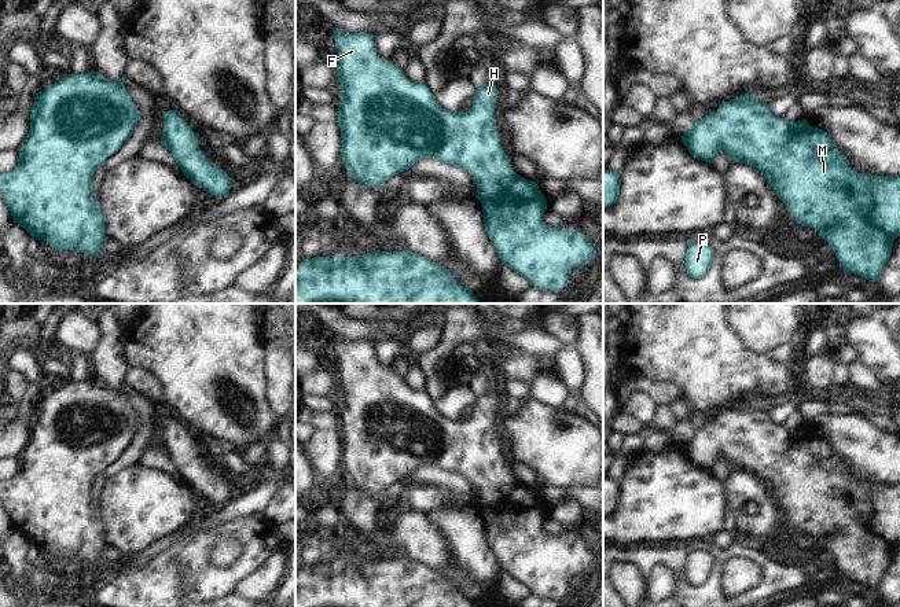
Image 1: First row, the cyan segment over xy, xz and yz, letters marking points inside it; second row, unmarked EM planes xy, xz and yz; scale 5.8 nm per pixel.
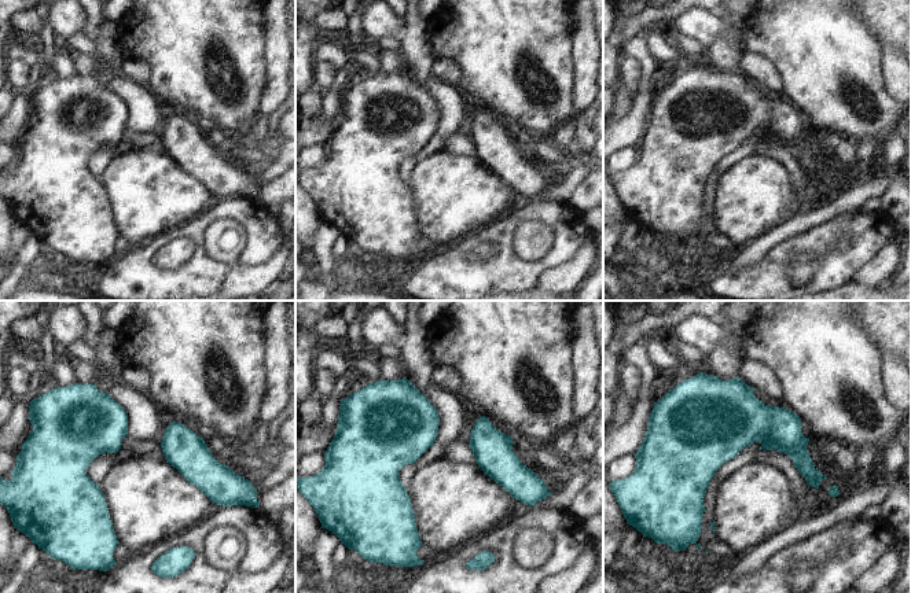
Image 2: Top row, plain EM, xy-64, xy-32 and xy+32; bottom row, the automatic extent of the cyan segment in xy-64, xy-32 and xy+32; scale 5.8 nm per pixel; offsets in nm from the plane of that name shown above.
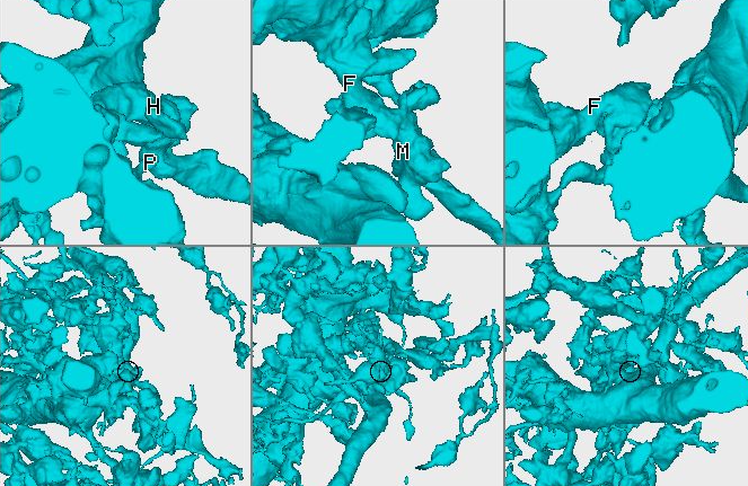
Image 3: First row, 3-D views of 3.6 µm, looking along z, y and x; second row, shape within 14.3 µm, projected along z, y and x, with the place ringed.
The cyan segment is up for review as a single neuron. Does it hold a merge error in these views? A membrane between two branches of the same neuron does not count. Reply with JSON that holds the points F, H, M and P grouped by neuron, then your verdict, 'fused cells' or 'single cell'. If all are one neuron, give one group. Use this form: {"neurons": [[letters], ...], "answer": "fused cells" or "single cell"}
{"neurons": [["F", "H", "M", "P"]], "answer": "single cell"}

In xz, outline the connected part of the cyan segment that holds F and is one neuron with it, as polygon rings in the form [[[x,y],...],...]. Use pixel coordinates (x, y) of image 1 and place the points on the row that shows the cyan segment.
[[[333,27],[338,52],[338,81],[342,85],[337,103],[341,126],[341,158],[352,172],[355,183],[374,188],[415,162],[436,158],[467,170],[477,181],[477,195],[482,203],[485,231],[503,264],[524,276],[530,286],[559,293],[569,283],[569,272],[596,257],[596,247],[585,235],[543,224],[547,199],[536,181],[518,176],[511,168],[495,122],[497,89],[481,85],[469,111],[447,111],[425,84],[409,82],[403,70],[379,58],[374,37],[361,32],[349,34]]]

